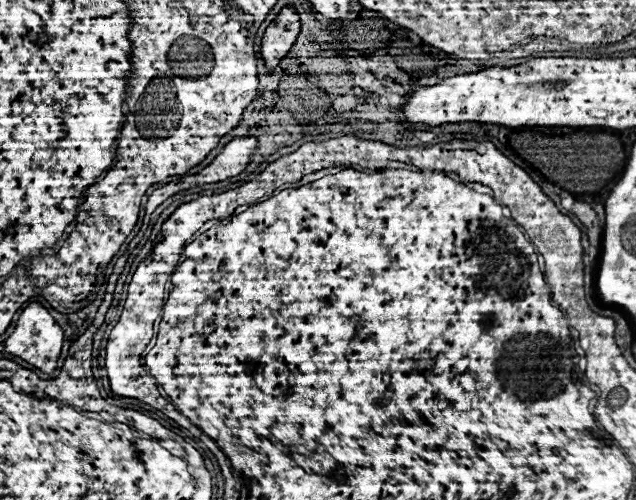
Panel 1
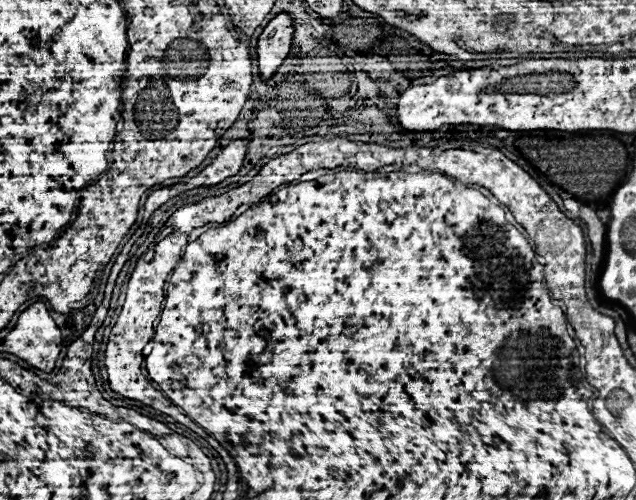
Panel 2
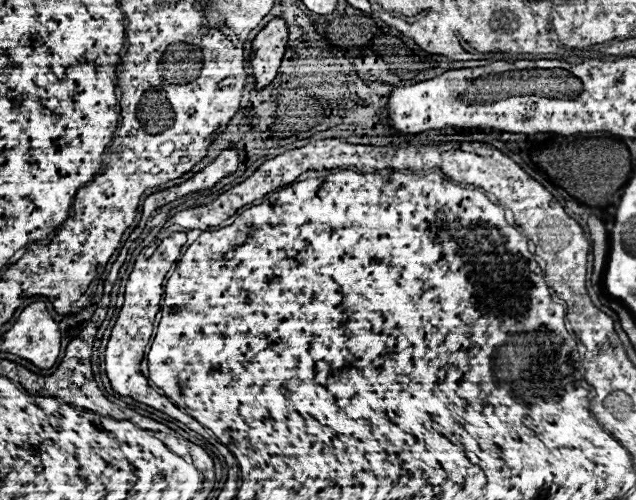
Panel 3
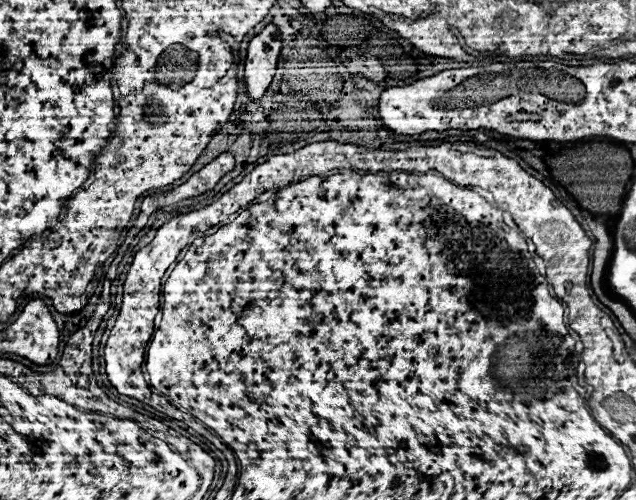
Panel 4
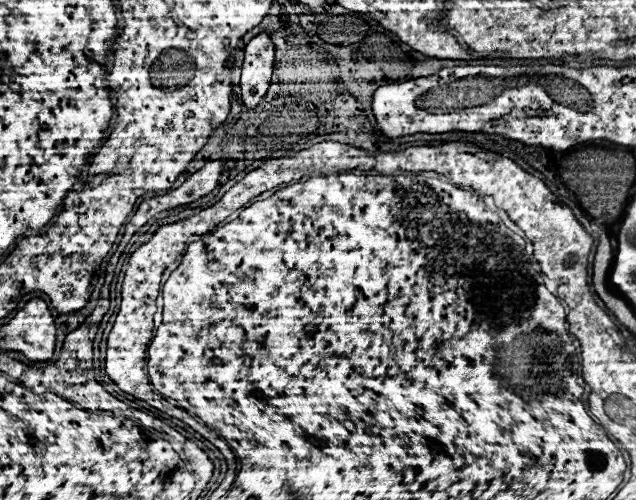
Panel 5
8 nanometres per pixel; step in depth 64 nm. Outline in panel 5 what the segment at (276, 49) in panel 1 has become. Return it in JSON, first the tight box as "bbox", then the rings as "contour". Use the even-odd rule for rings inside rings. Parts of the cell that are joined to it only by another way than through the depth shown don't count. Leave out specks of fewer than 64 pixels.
{"bbox":[242,32,274,108],"contour":[[[266,32],[258,34],[246,44],[242,64],[242,102],[244,106],[256,108],[260,98],[268,92],[270,76],[274,70],[274,44]]]}

